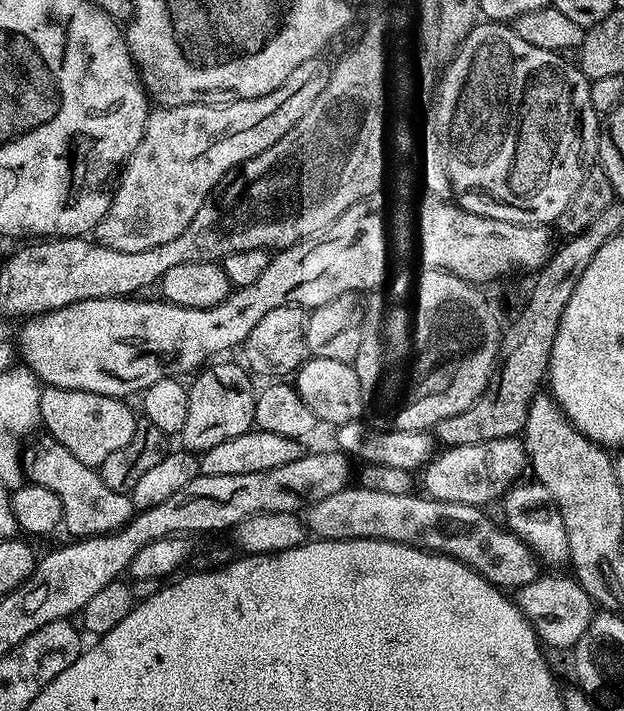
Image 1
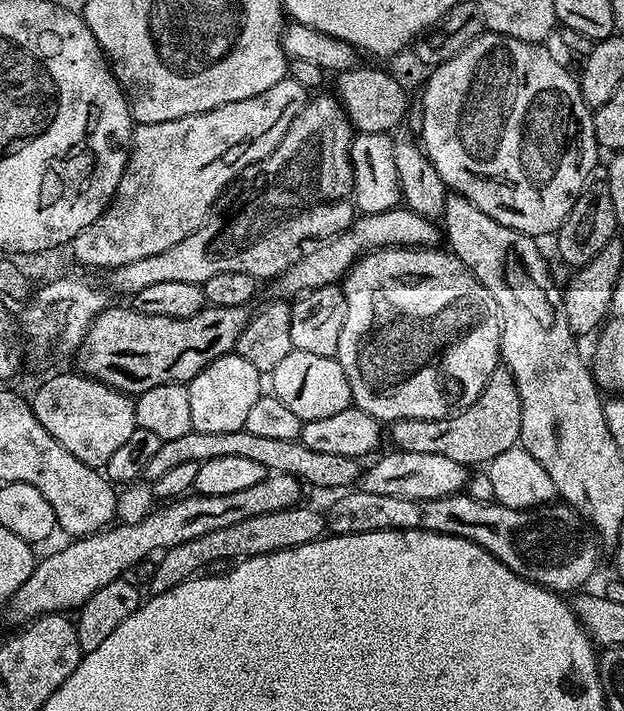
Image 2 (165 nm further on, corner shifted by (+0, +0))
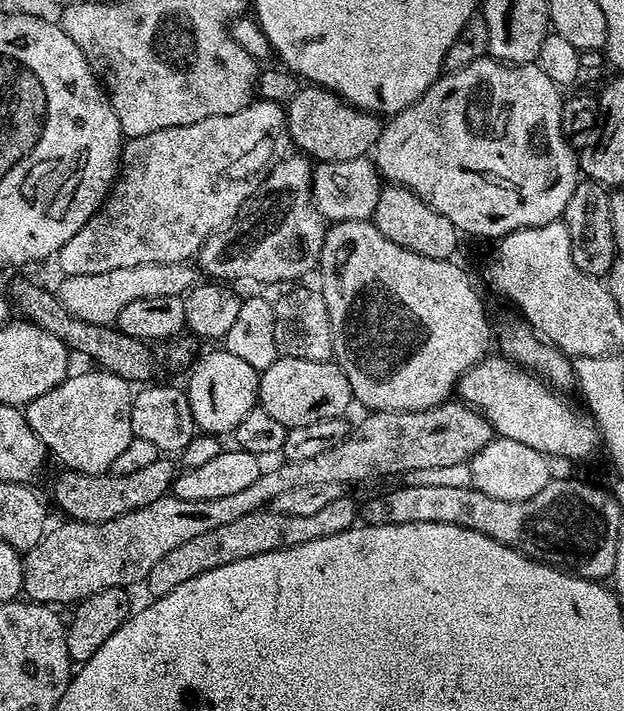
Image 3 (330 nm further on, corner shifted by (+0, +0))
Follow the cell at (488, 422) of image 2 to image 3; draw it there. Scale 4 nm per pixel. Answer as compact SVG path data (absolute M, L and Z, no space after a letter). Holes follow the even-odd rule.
M445 402L417 412L369 411L364 424L357 428L355 425L354 430L332 449L301 461L284 460L269 472L268 469L261 471L258 482L246 490L226 498L186 502L186 498L169 494L110 522L64 522L68 524L45 531L40 543L23 553L23 595L37 604L75 606L90 594L98 594L98 590L131 589L131 584L147 581L150 570L154 570L157 562L170 554L174 546L182 546L182 542L190 542L190 538L198 538L198 534L206 534L206 530L246 518L251 512L267 509L278 494L303 484L338 482L351 486L363 480L376 480L379 476L396 476L399 472L411 474L434 466L469 463L494 438L492 424L469 404L452 403Z

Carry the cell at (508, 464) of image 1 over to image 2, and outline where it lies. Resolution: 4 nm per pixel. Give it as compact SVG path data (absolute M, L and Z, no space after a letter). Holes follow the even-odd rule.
M388 450L385 456L379 456L375 457L377 460L369 468L367 465L361 471L359 491L366 494L386 494L386 498L433 500L463 493L470 480L470 472L465 465L442 454L414 454Z

